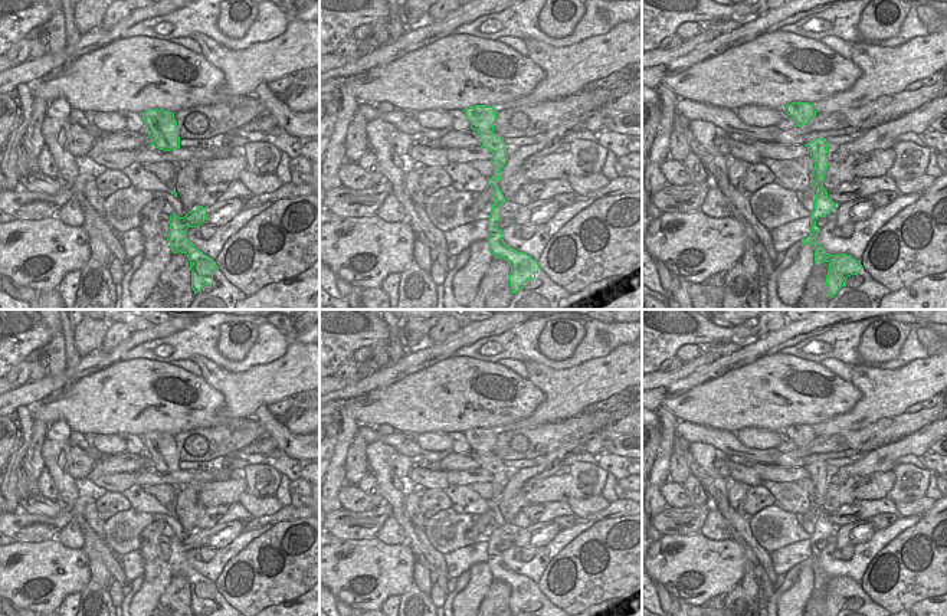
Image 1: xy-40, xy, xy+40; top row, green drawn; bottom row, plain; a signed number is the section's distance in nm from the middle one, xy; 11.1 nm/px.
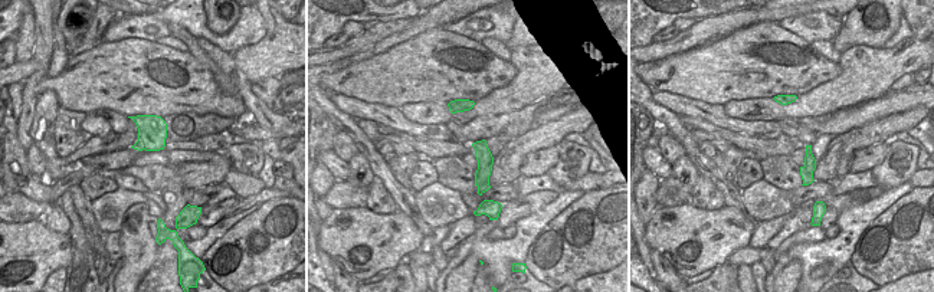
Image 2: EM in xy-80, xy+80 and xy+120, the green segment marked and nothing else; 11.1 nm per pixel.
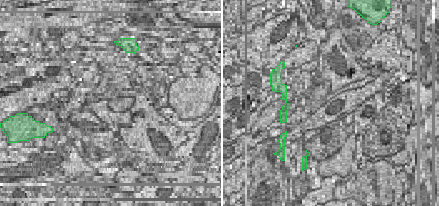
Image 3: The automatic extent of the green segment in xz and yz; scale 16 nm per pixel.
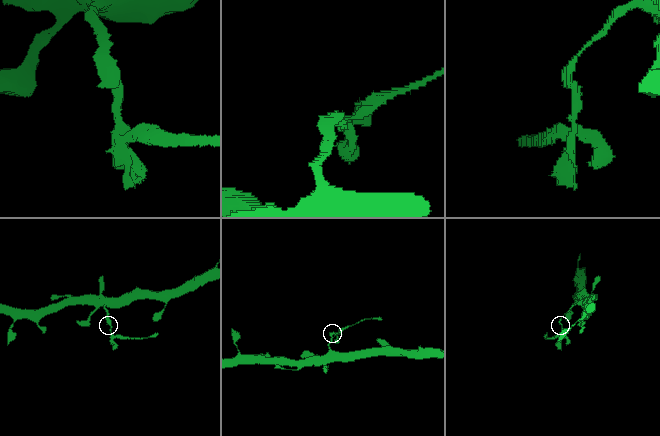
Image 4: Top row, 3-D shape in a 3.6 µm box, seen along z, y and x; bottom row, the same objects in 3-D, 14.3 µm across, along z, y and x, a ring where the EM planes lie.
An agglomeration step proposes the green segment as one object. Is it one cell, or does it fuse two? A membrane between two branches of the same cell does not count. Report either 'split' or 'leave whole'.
split

